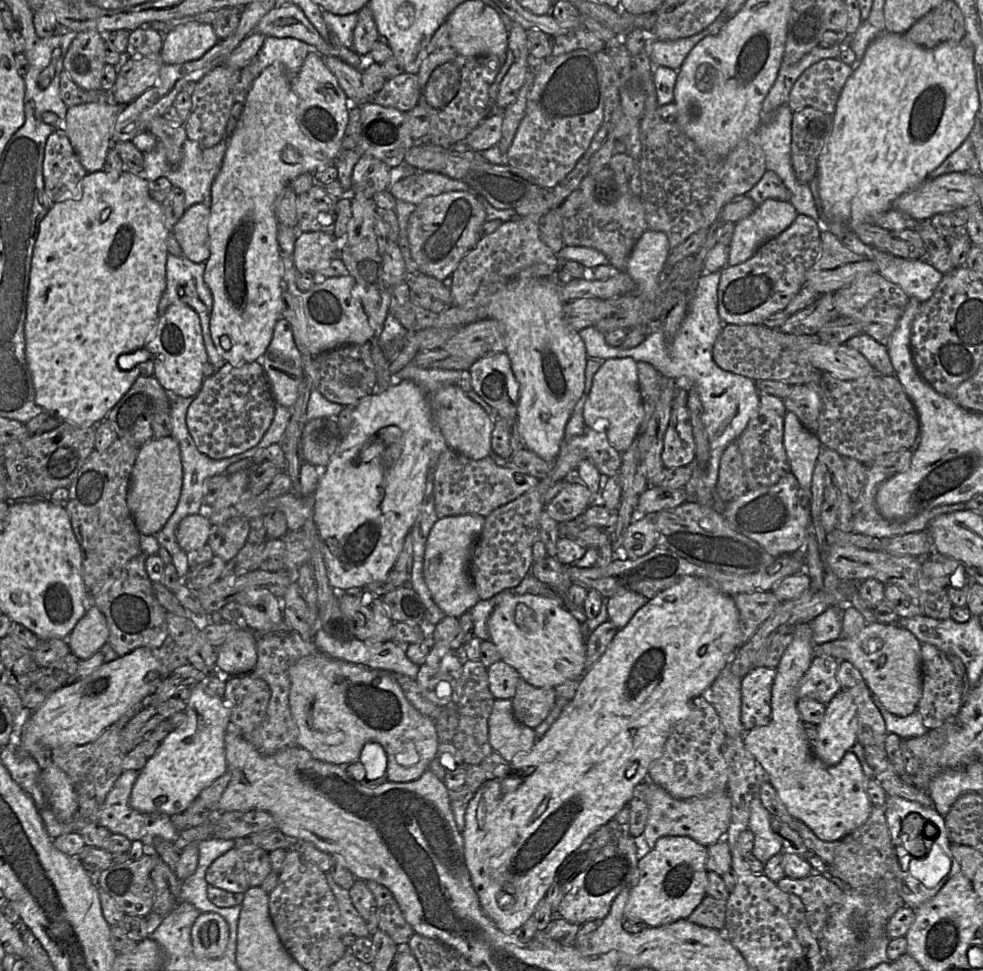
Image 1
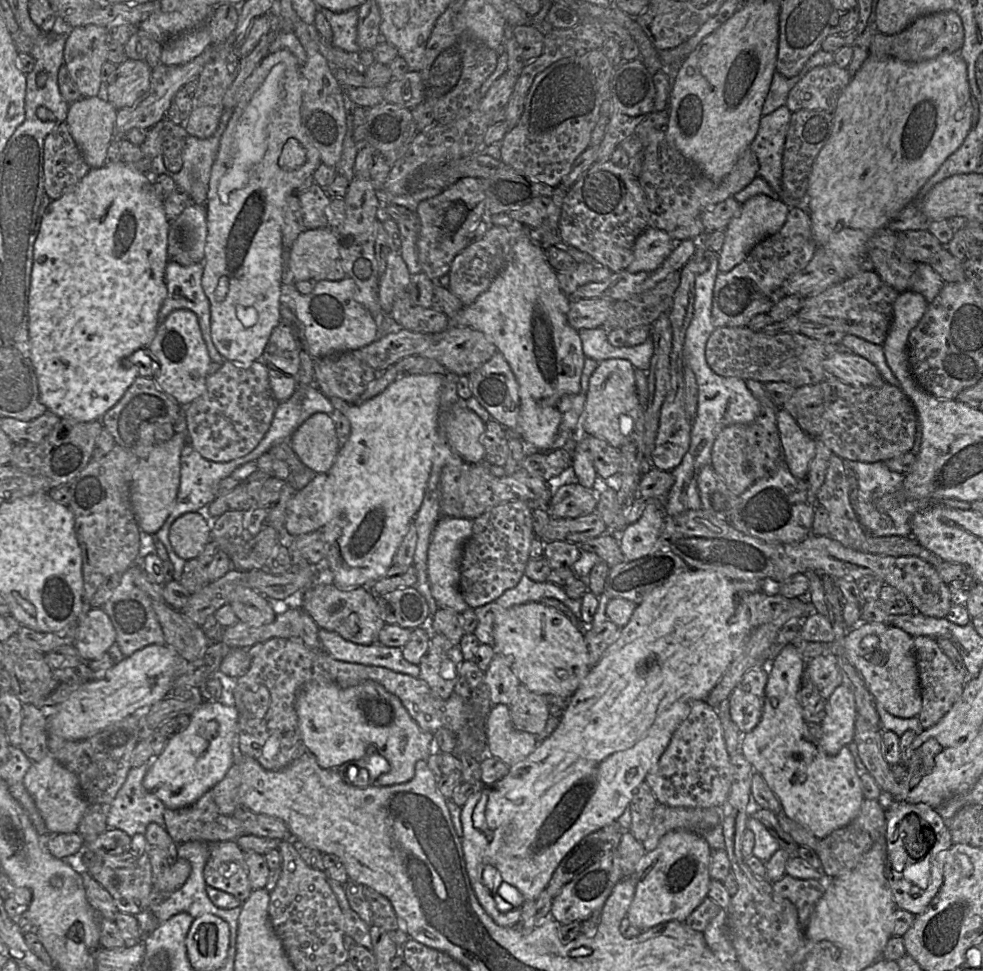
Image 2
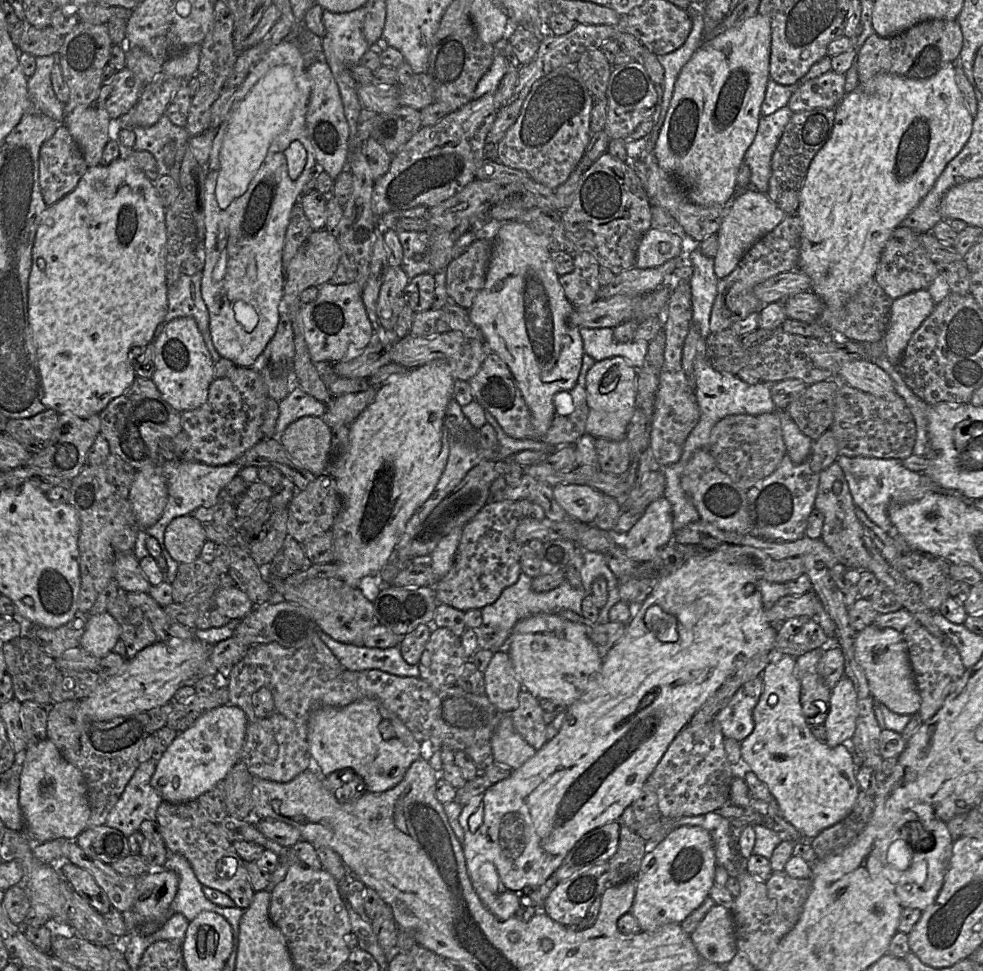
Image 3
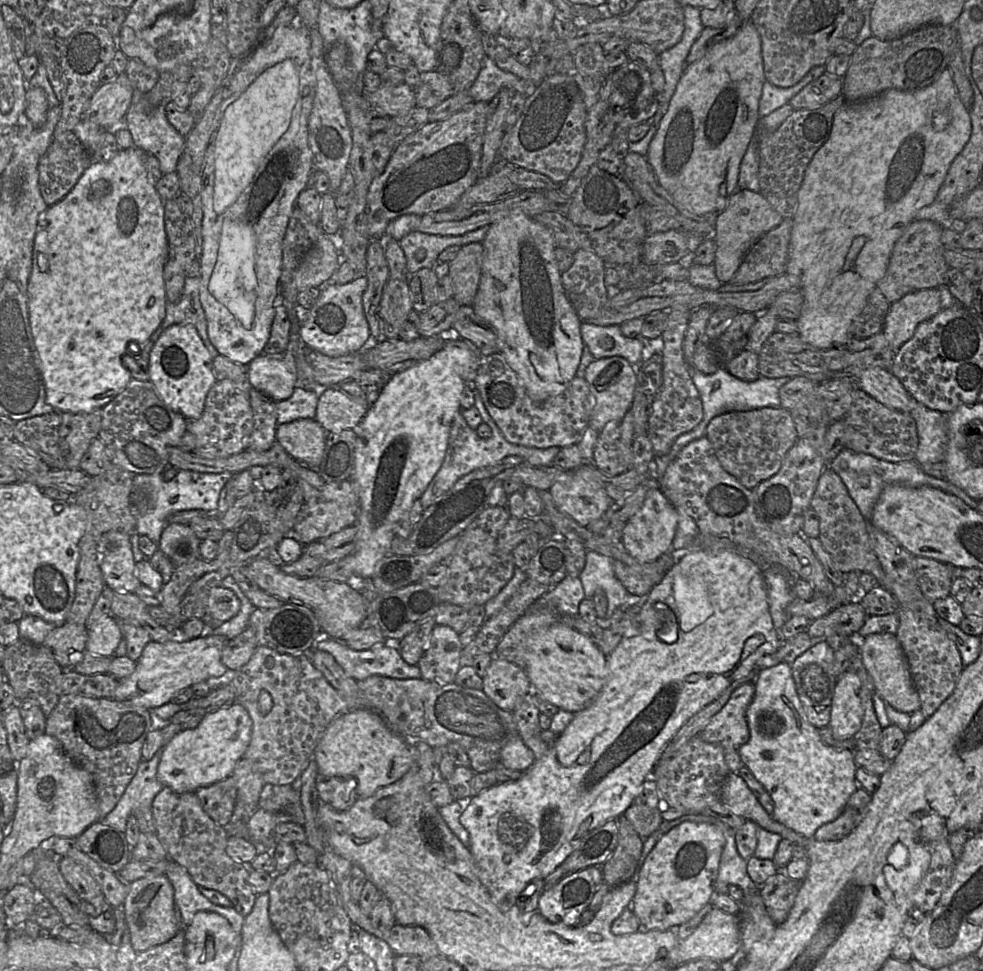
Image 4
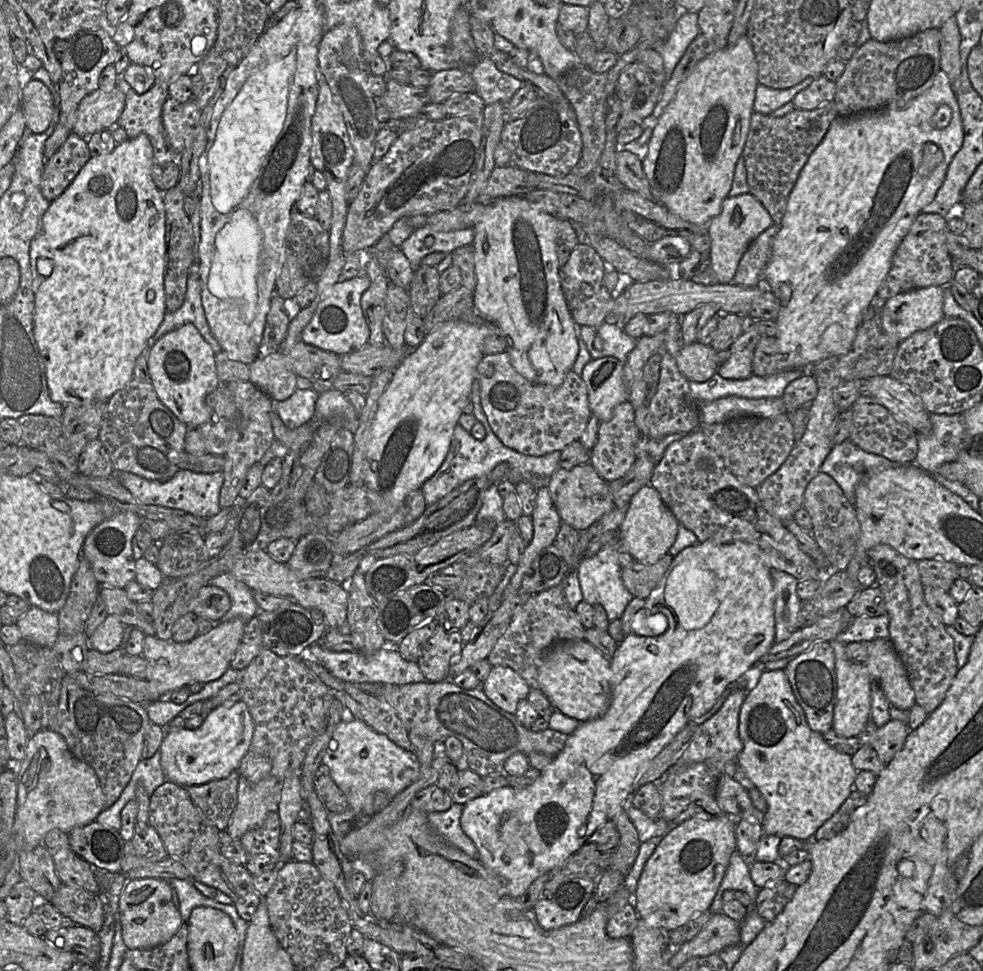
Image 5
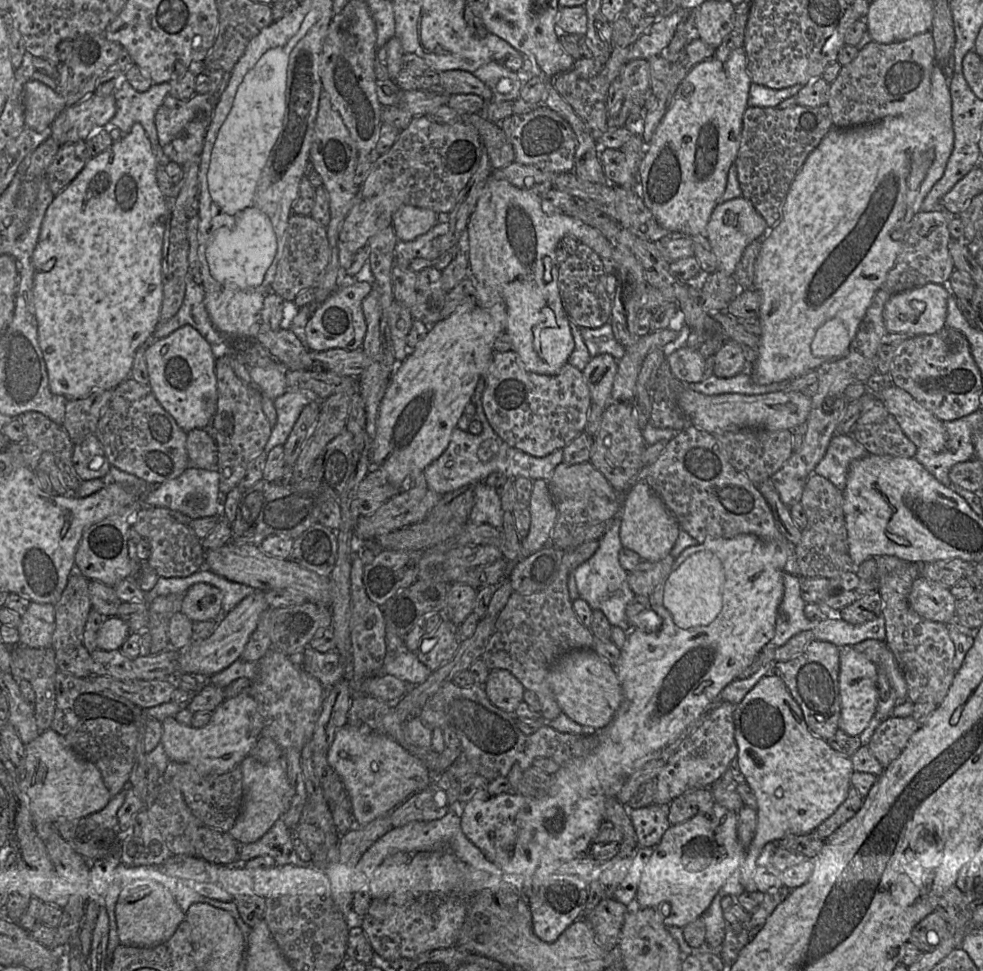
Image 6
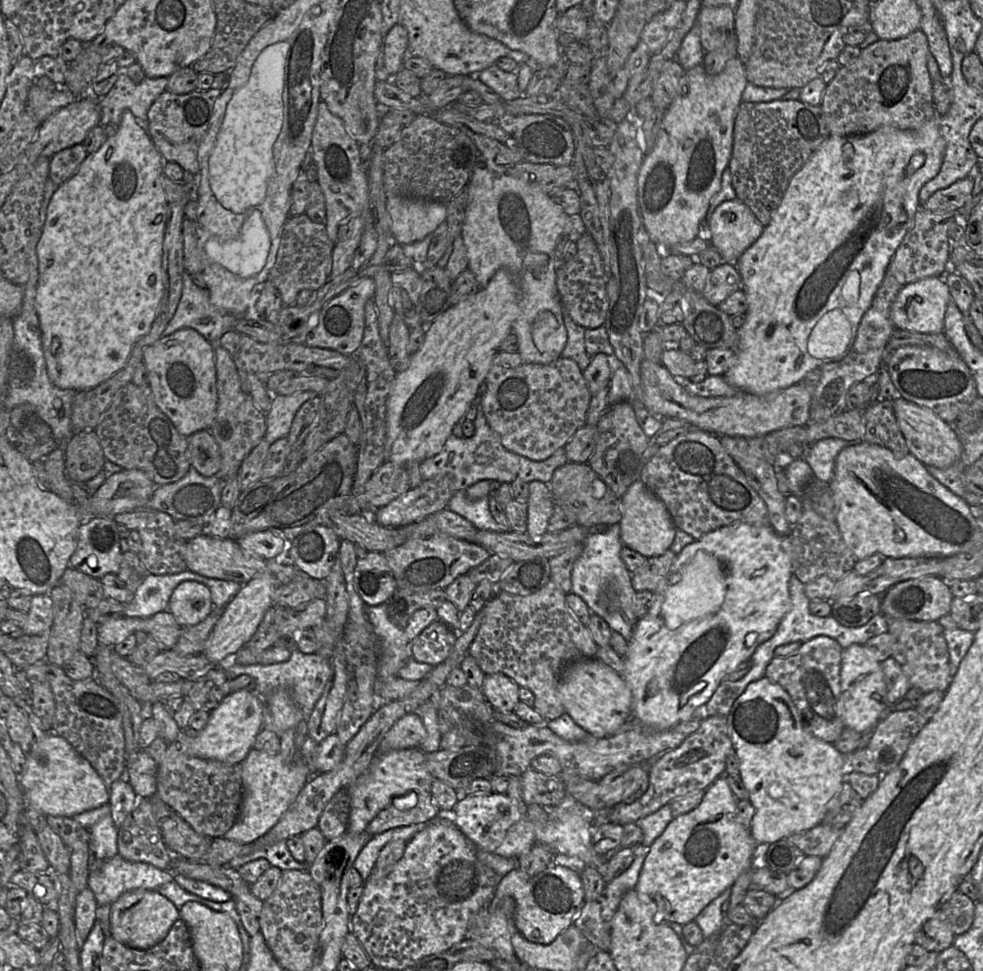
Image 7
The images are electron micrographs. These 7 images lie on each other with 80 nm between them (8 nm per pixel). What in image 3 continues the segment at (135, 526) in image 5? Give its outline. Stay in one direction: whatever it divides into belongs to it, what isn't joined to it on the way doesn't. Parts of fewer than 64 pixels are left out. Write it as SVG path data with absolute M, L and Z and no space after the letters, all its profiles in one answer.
M120 551L114 556L114 580L126 592L148 593L151 584L139 566L134 551Z

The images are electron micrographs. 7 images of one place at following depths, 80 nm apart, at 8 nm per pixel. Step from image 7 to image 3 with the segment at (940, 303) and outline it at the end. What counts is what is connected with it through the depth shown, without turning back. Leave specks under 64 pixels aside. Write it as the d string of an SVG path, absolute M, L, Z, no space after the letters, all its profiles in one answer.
M926 289L893 300L883 337L884 354L891 364L898 364L913 333L934 307L935 303Z

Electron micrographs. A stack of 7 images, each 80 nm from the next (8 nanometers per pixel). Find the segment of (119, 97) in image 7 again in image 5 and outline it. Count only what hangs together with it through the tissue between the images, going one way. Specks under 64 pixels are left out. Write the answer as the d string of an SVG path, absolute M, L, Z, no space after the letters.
M120 78L116 86L118 86L126 96L125 108L117 123L126 131L128 139L133 139L141 133L146 134L153 148L154 159L163 169L170 163L177 162L179 154L169 147L162 123L162 107L169 97L168 84L157 82L143 94L136 93L128 83Z

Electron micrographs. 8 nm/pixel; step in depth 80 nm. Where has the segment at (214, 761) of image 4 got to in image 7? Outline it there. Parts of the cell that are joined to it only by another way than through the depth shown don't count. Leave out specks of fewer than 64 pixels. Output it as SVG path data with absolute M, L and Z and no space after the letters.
M247 689L229 693L220 704L211 711L205 728L201 731L190 731L179 728L164 702L152 703L152 717L158 722L159 736L168 744L178 741L181 749L189 755L203 759L212 759L227 764L242 763L249 751L254 748L254 742L263 727L262 699Z

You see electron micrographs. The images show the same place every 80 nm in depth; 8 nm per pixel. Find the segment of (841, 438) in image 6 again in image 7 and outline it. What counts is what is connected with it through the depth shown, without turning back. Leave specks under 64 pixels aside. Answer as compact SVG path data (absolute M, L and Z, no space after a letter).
M826 438L806 446L804 459L812 468L814 477L830 483L834 477L835 461L839 452L851 443L837 438Z

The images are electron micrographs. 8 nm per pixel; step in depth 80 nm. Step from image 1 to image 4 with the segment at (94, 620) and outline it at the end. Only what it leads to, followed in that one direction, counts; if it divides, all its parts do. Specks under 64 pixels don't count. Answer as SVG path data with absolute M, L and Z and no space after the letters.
M108 614L88 628L86 648L95 655L114 656L121 639L119 621L112 614Z

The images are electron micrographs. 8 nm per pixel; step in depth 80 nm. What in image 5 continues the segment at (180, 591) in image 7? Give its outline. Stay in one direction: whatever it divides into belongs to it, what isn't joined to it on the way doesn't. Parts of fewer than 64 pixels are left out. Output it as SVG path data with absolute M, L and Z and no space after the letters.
M207 585L190 602L190 610L198 618L220 621L231 607L229 594L223 589Z

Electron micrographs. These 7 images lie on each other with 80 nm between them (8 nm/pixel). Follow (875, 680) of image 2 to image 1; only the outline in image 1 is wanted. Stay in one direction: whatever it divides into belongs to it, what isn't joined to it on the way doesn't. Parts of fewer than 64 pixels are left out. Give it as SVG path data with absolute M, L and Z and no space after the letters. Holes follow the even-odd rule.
M867 623L866 626L854 637L840 637L834 641L820 645L814 645L814 656L831 656L837 661L848 661L852 663L863 676L867 686L883 706L892 714L900 717L906 717L912 714L917 708L922 696L922 659L921 643L907 629L898 624ZM870 638L879 638L882 640L882 647L873 653L867 653L863 650L864 643Z

